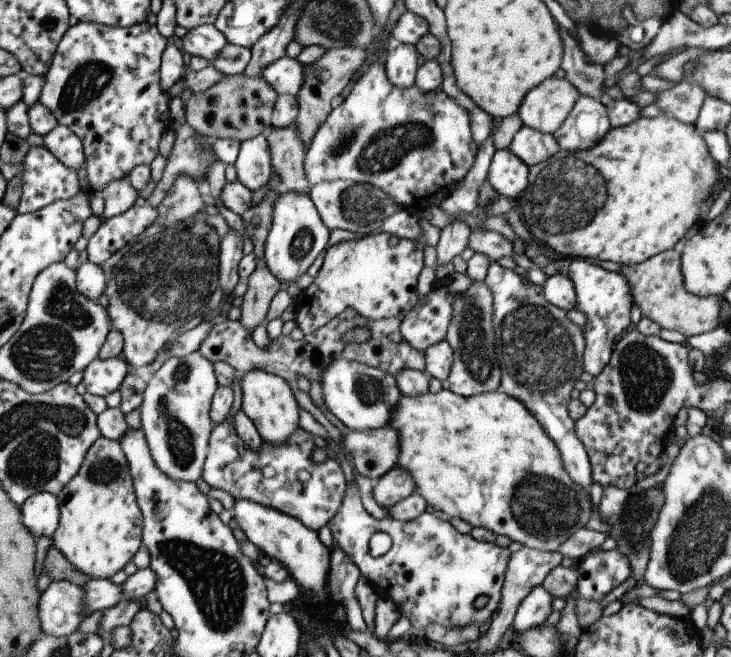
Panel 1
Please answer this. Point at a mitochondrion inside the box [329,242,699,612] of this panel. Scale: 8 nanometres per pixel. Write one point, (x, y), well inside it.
(539, 352)

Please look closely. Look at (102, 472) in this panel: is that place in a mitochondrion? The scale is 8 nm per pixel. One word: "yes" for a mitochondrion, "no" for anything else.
yes

